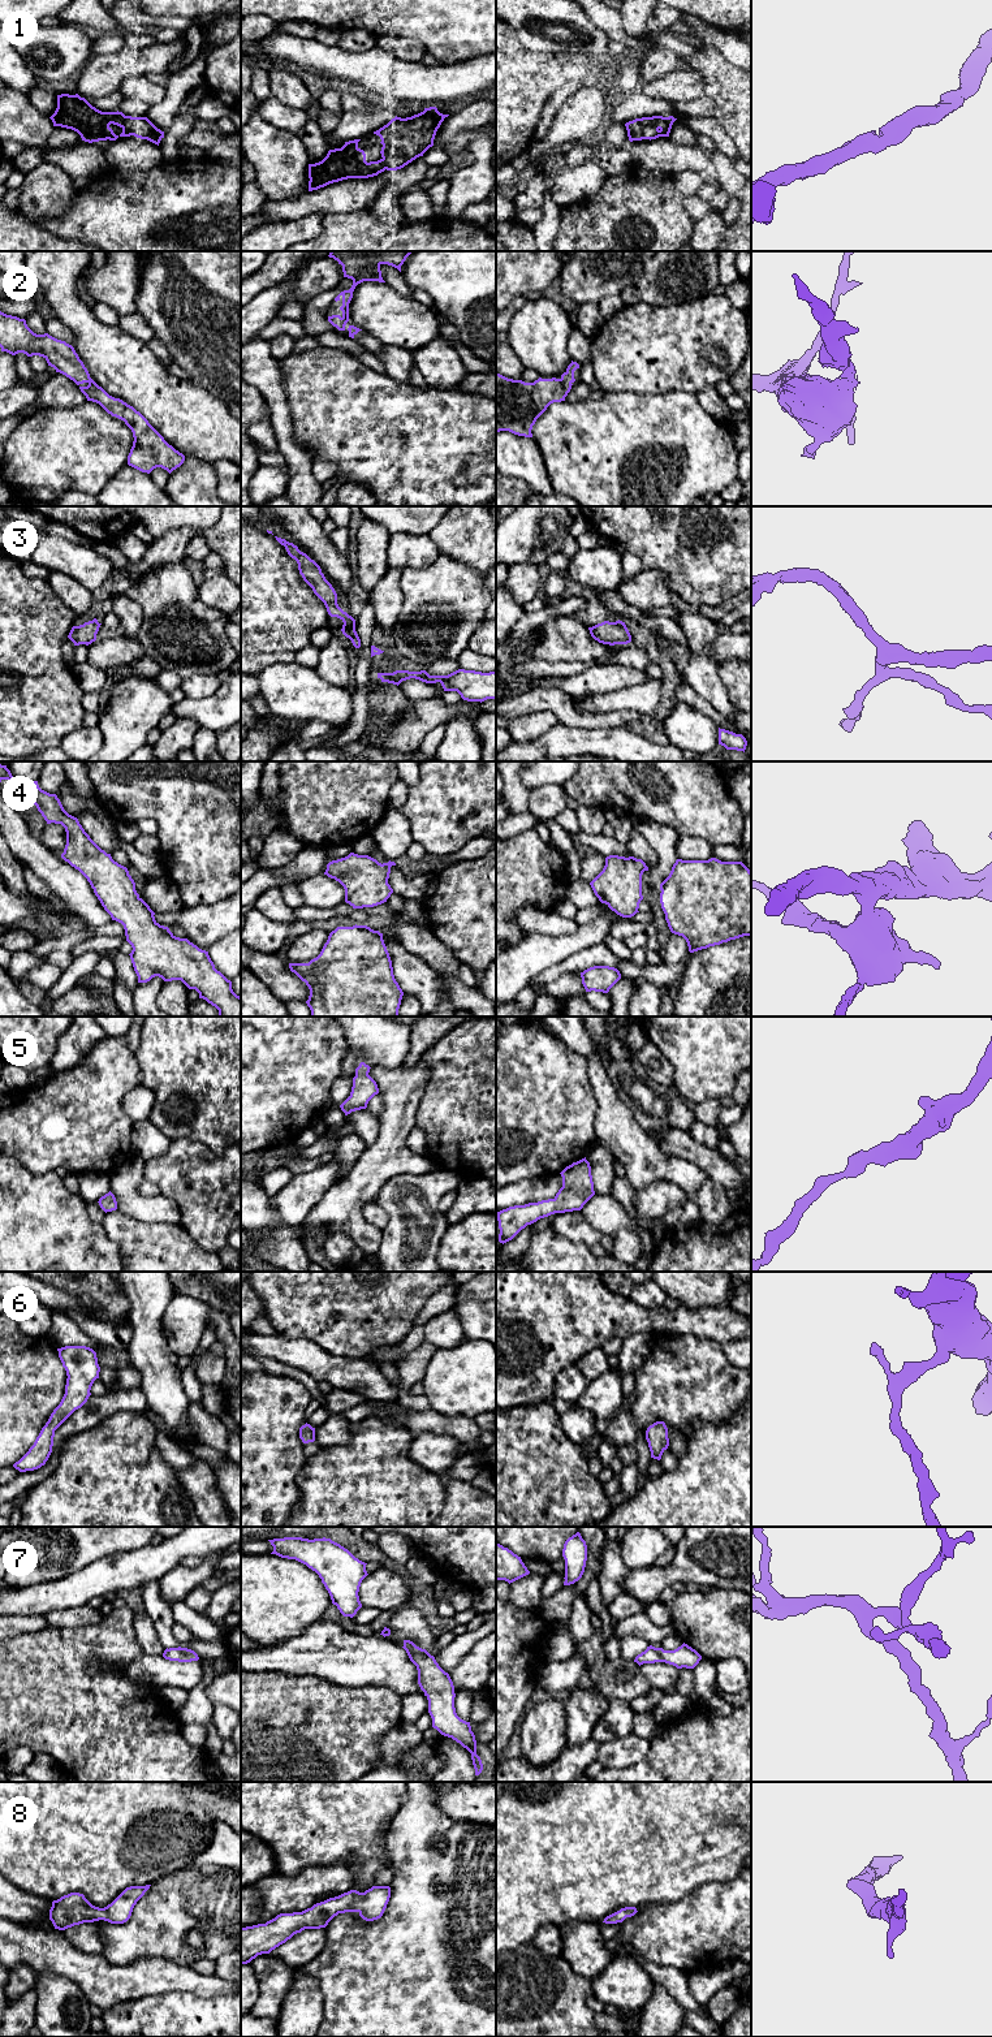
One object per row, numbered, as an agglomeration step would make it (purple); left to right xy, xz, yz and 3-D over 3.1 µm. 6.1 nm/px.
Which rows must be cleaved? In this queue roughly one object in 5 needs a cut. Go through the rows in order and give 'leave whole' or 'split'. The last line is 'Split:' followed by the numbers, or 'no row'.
1: leave whole
2: leave whole
3: leave whole
4: leave whole
5: leave whole
6: leave whole
7: leave whole
8: leave whole
Split: no row

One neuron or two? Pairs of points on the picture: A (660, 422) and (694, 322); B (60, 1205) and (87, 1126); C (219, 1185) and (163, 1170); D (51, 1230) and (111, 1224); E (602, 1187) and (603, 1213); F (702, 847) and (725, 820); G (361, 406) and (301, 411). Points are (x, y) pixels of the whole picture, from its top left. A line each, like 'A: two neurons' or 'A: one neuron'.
A: two neurons
B: two neurons
C: one neuron
D: two neurons
E: two neurons
F: two neurons
G: one neuron

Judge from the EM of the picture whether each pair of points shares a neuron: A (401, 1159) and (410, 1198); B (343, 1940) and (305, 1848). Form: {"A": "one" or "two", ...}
{"A": "two", "B": "two"}

